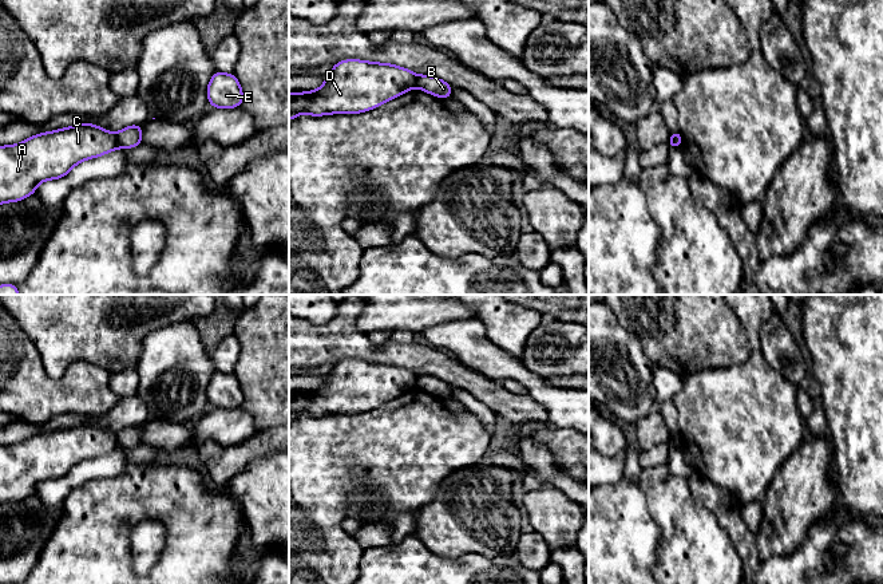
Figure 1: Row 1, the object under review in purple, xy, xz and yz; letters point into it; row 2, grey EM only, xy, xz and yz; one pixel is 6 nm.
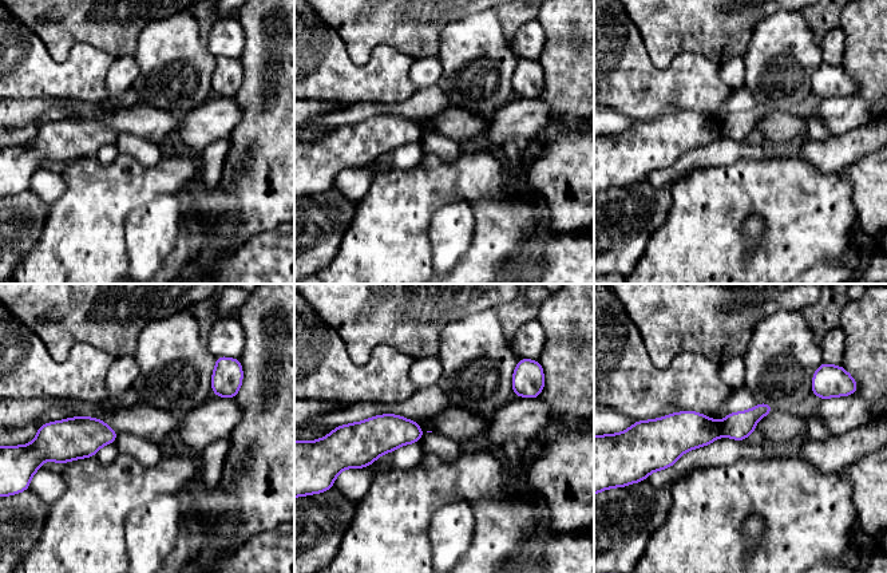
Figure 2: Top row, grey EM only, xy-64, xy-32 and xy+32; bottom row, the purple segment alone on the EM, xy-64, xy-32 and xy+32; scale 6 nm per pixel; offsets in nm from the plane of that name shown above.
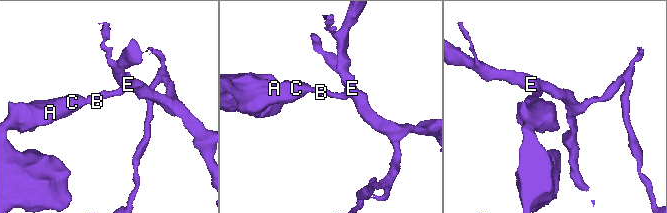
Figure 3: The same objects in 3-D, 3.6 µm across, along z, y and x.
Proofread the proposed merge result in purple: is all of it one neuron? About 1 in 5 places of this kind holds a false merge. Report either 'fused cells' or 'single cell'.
fused cells

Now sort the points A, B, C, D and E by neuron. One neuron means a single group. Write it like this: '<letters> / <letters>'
A C D / B E

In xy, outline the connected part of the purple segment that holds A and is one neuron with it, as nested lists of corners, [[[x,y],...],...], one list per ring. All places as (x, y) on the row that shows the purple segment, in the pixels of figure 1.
[[[92,123],[41,133],[12,146],[0,146],[0,204],[21,201],[35,194],[40,182],[59,179],[75,165],[108,154],[118,147],[116,134]]]

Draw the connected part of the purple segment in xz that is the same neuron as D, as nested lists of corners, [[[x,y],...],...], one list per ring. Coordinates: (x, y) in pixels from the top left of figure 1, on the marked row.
[[[338,62],[318,90],[289,94],[289,121],[301,113],[321,117],[373,110],[416,87],[417,76],[391,63]]]

